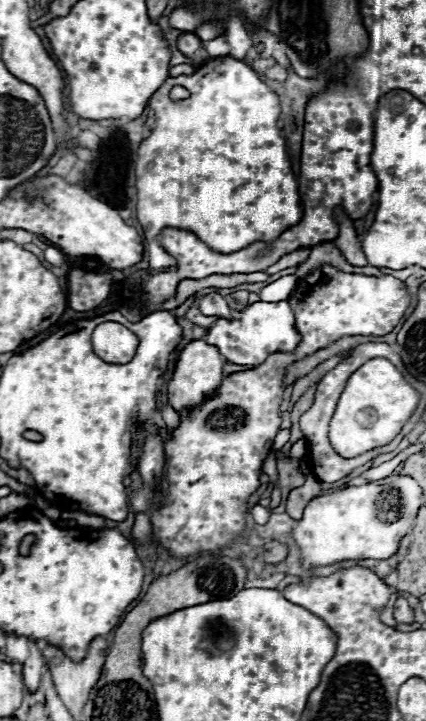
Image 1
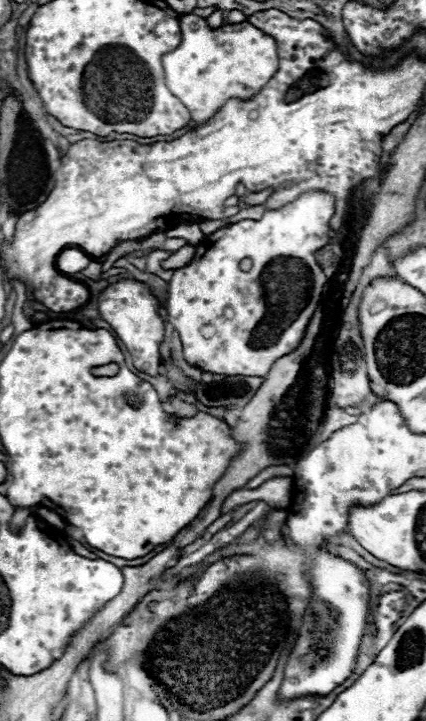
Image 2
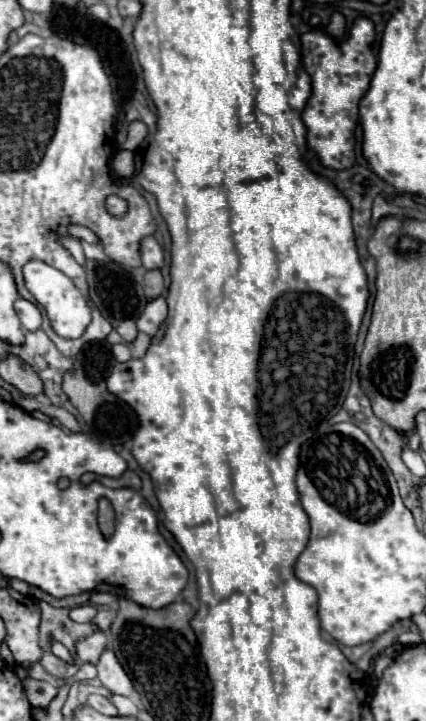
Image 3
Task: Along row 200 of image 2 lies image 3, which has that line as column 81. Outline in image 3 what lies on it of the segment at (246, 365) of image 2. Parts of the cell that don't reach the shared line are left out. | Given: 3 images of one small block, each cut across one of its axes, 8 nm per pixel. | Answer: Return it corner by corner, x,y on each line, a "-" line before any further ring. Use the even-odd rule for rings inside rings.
28,260
22,268
24,284
36,302
46,310
54,332
62,338
80,338
92,320
92,306
86,296
76,288
76,284
60,270
48,266
42,260

